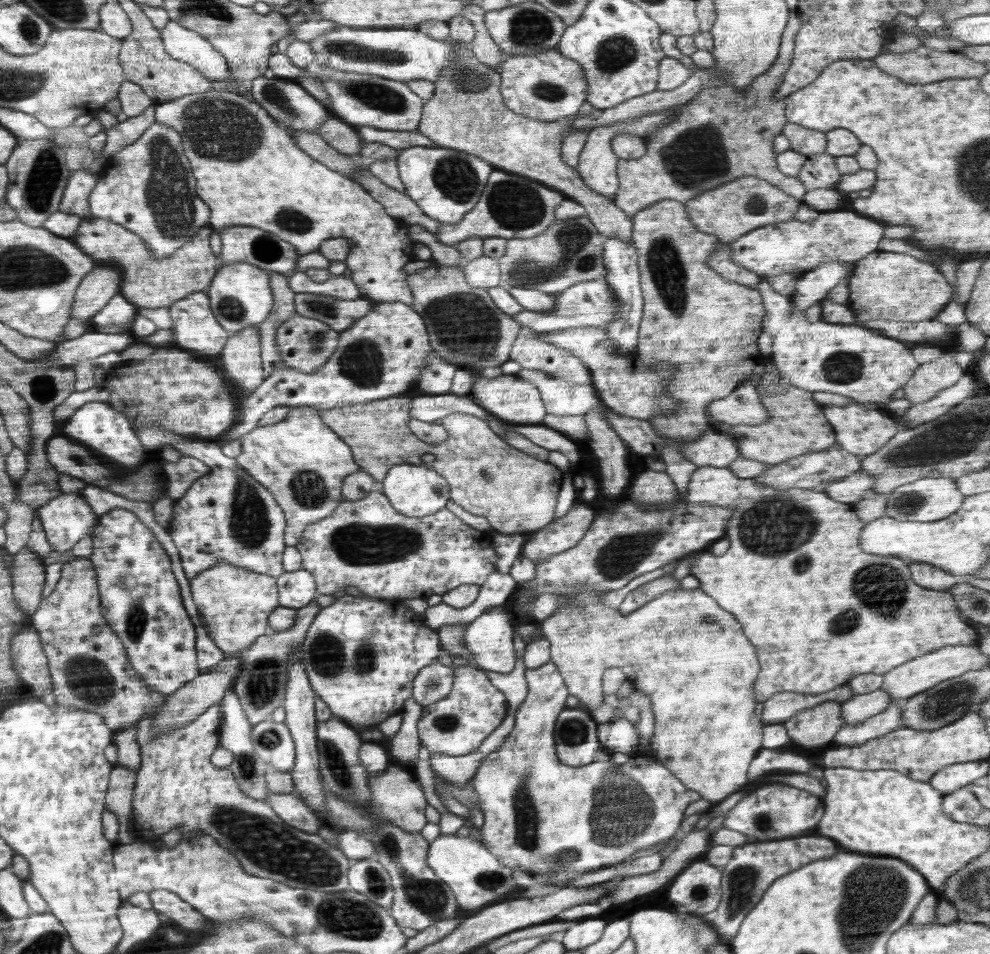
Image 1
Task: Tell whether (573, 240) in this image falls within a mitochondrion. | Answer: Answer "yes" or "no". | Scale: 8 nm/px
yes

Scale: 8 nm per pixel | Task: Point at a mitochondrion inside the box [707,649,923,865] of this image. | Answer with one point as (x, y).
(761, 820)

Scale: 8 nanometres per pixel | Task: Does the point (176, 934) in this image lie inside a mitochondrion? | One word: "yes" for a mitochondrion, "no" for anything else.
yes

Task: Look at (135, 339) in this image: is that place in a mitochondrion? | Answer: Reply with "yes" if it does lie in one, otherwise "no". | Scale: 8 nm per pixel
no

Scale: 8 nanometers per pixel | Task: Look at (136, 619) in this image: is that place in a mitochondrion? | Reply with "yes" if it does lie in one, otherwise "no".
yes

